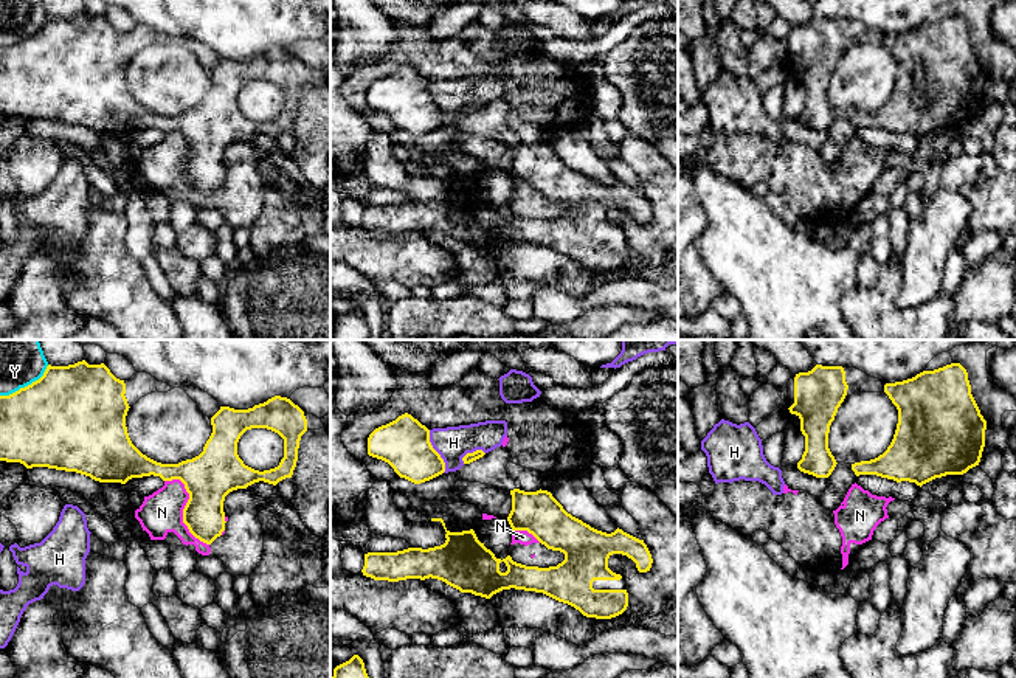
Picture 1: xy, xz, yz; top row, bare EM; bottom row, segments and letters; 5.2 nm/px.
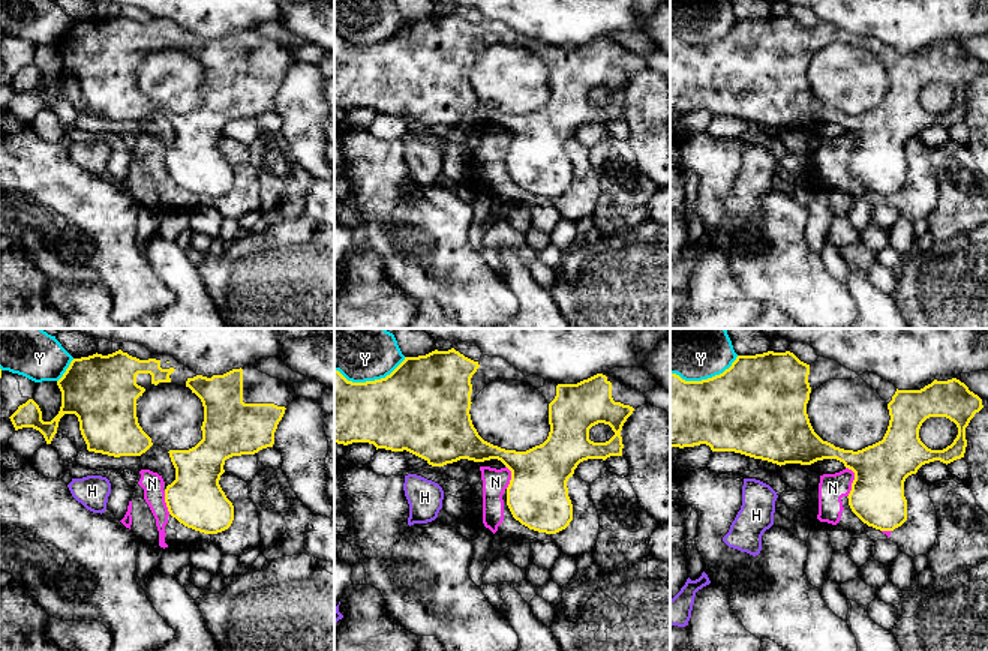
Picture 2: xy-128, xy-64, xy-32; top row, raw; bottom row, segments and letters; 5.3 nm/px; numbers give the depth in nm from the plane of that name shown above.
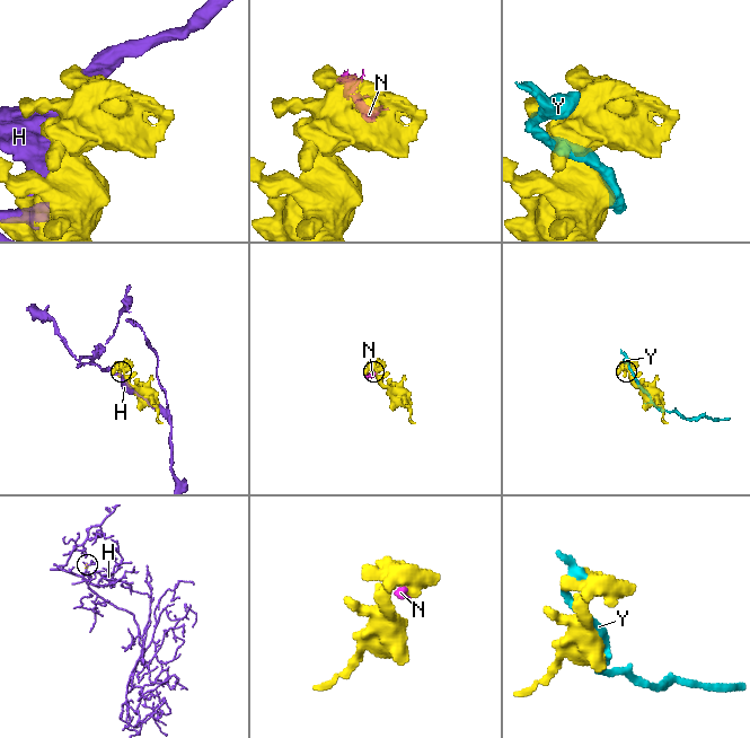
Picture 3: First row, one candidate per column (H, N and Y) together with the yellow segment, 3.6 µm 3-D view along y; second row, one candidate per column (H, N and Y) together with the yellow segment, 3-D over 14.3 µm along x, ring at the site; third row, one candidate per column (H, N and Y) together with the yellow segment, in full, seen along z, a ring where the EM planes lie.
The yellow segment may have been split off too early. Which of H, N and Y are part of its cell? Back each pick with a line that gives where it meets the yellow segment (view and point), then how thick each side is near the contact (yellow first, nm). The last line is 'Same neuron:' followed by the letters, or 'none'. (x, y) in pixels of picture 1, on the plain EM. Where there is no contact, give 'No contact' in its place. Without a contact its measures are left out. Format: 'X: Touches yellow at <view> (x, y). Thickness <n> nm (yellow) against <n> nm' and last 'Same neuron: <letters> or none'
Same neuron: none

